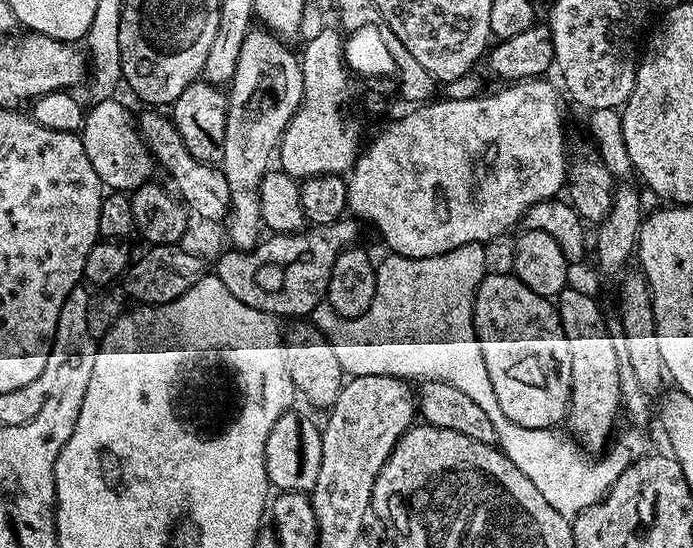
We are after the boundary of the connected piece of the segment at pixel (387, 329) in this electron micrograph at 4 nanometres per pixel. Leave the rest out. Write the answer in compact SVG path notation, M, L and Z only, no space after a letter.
M467 244L441 256L421 260L388 254L376 268L376 293L364 314L344 319L336 314L329 303L323 302L312 311L310 320L334 346L334 354L338 354L338 362L349 377L378 374L399 376L405 382L437 380L456 386L458 390L462 390L462 394L474 398L476 405L486 410L486 418L490 418L491 424L494 425L496 444L500 451L506 454L506 458L510 458L510 462L514 462L514 466L518 466L518 470L522 470L522 474L526 474L526 478L530 478L530 482L534 482L535 488L542 493L542 498L546 498L546 502L550 502L550 506L554 506L558 514L571 518L586 510L586 506L594 506L611 490L614 482L618 482L622 470L628 468L630 455L628 456L626 449L612 446L603 453L602 458L593 458L576 443L575 439L567 435L559 436L559 431L551 428L518 426L506 418L490 384L482 350L479 348L479 338L476 336L472 321L476 288L486 275L484 250L484 244Z

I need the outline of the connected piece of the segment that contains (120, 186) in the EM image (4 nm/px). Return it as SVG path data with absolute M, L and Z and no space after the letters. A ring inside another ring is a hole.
M100 98L93 108L87 109L82 129L86 158L94 166L101 185L112 192L131 194L137 188L153 179L154 157L140 137L140 130L134 116L131 116L116 100Z

